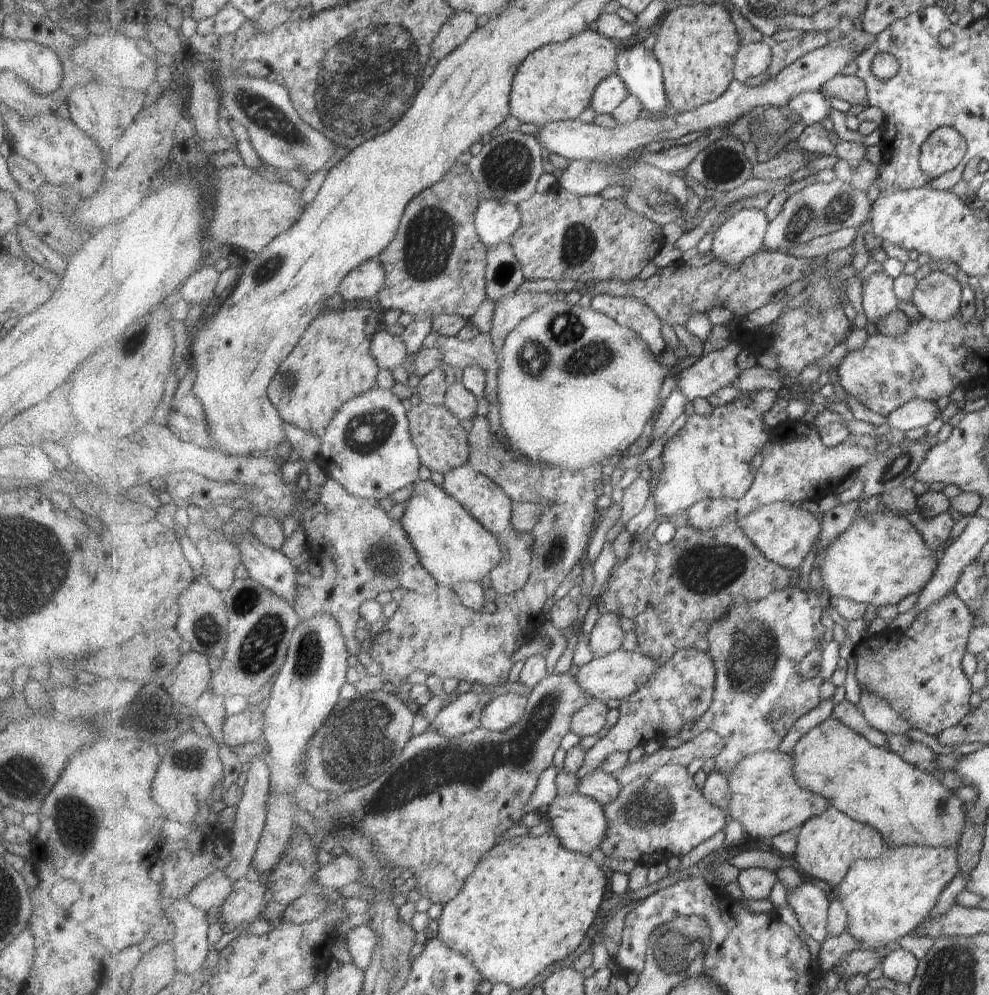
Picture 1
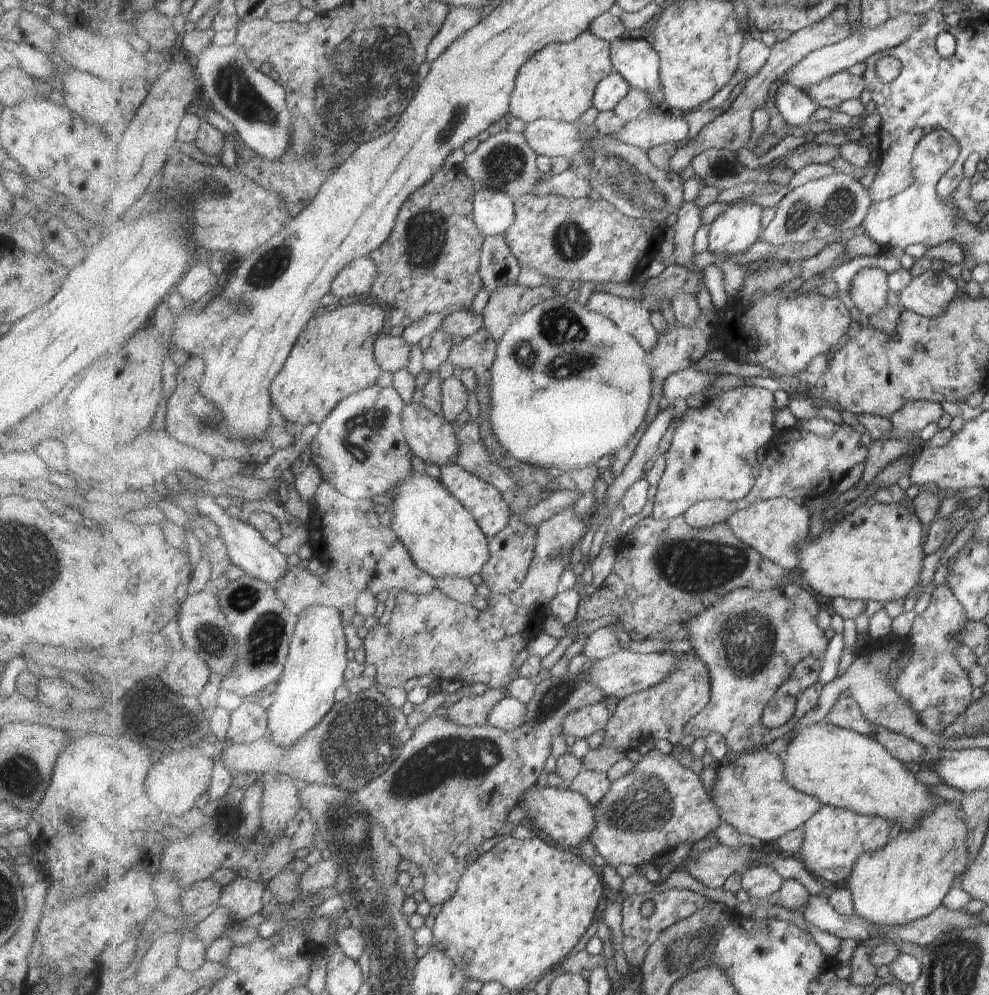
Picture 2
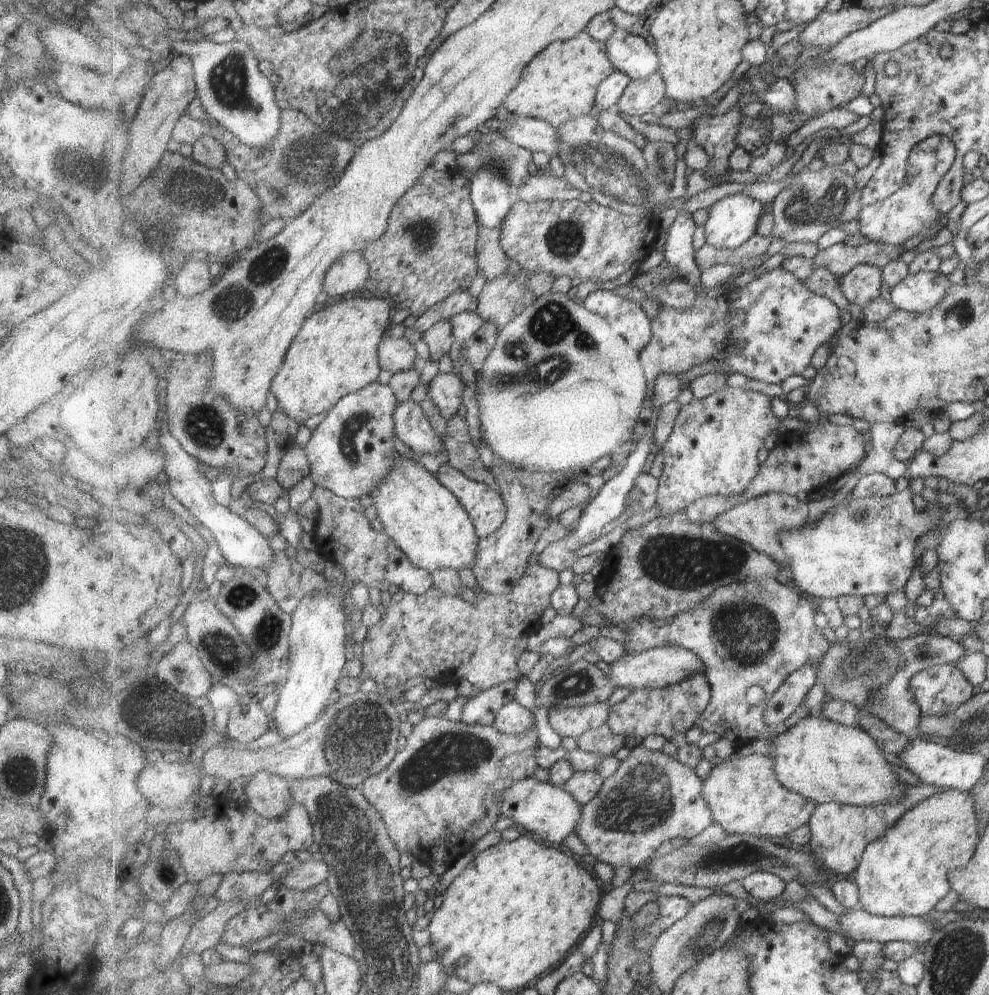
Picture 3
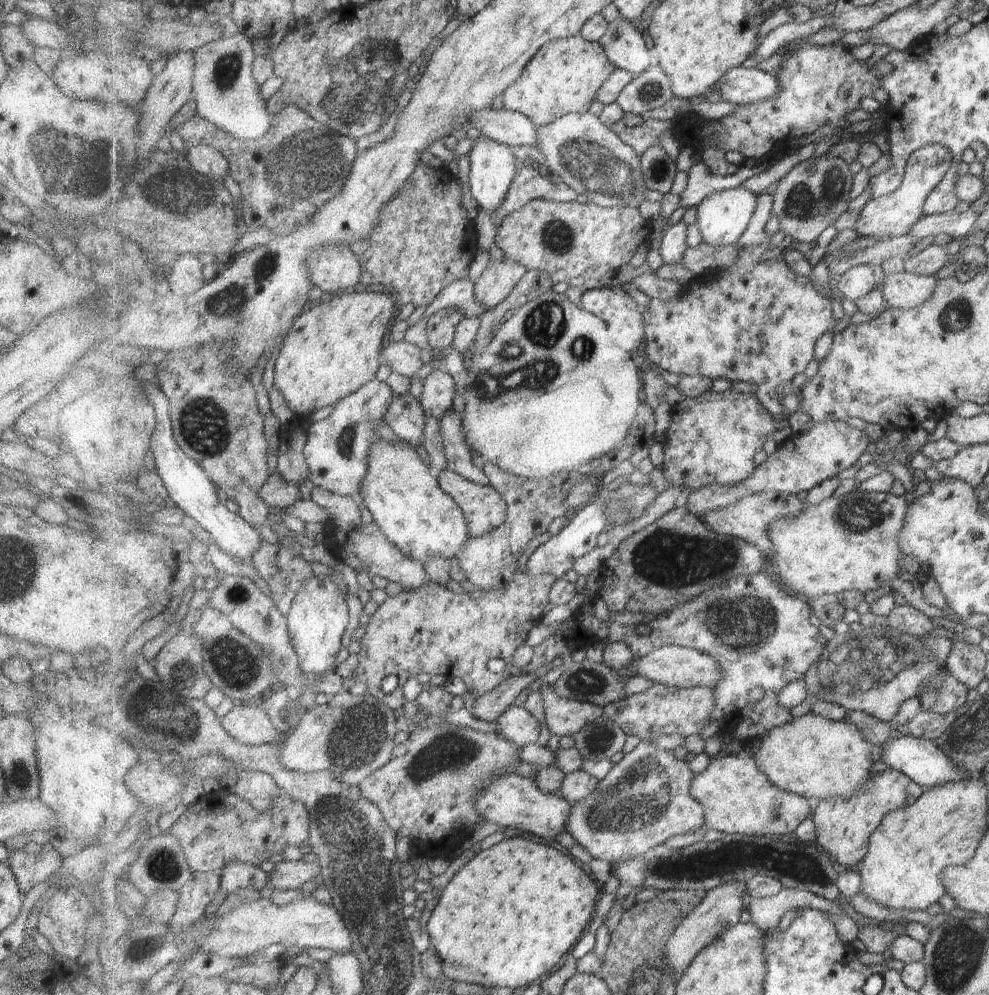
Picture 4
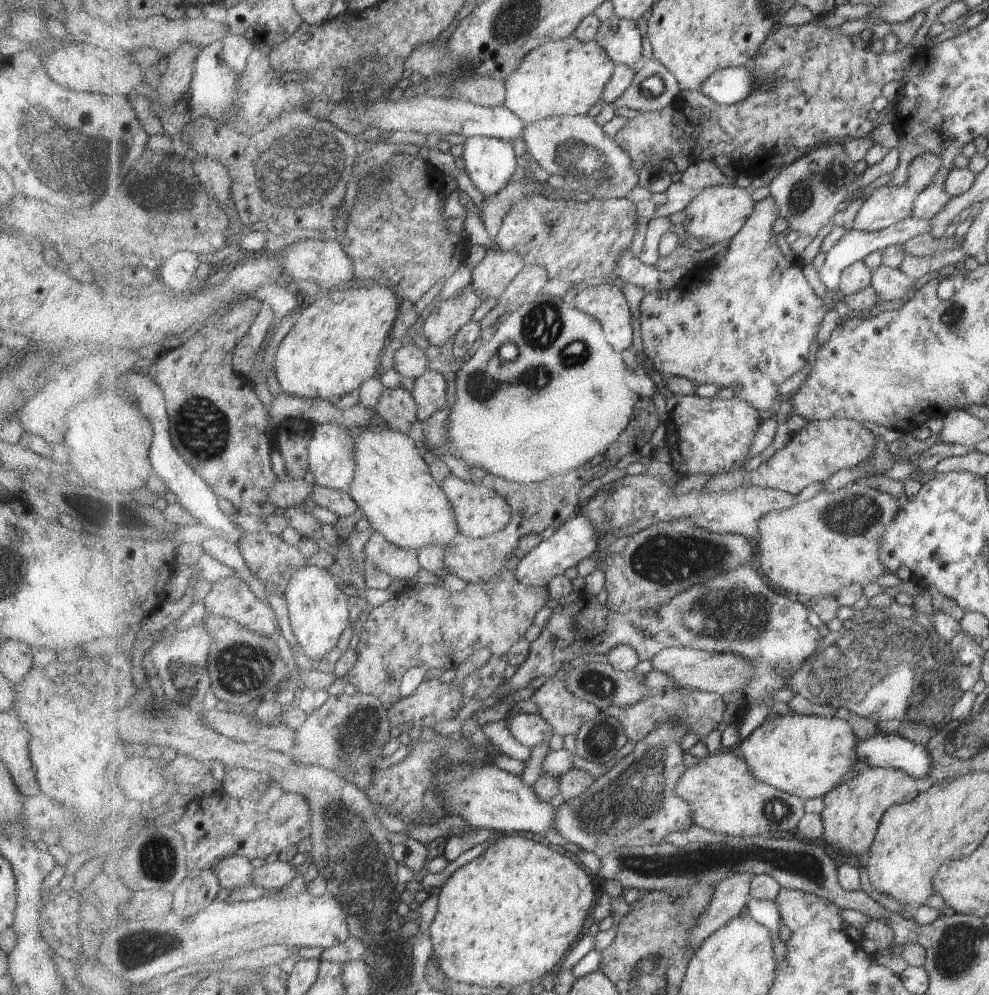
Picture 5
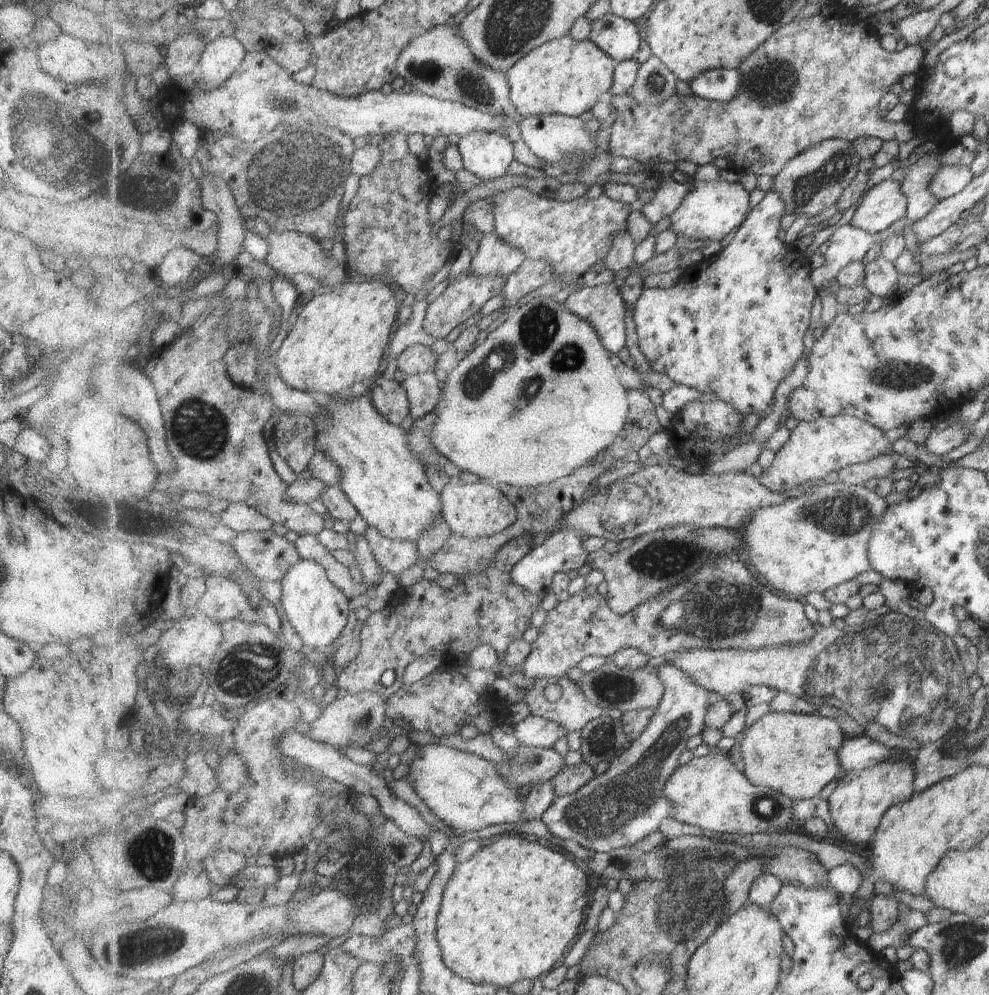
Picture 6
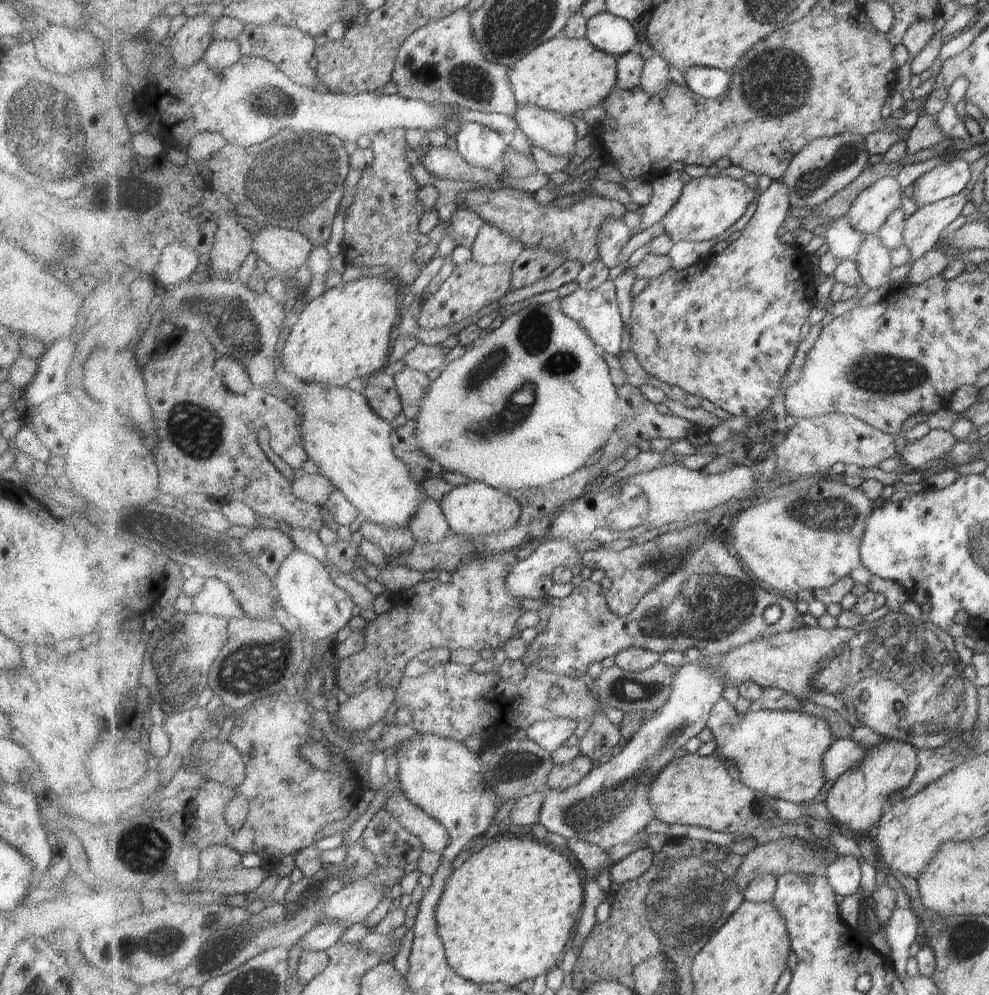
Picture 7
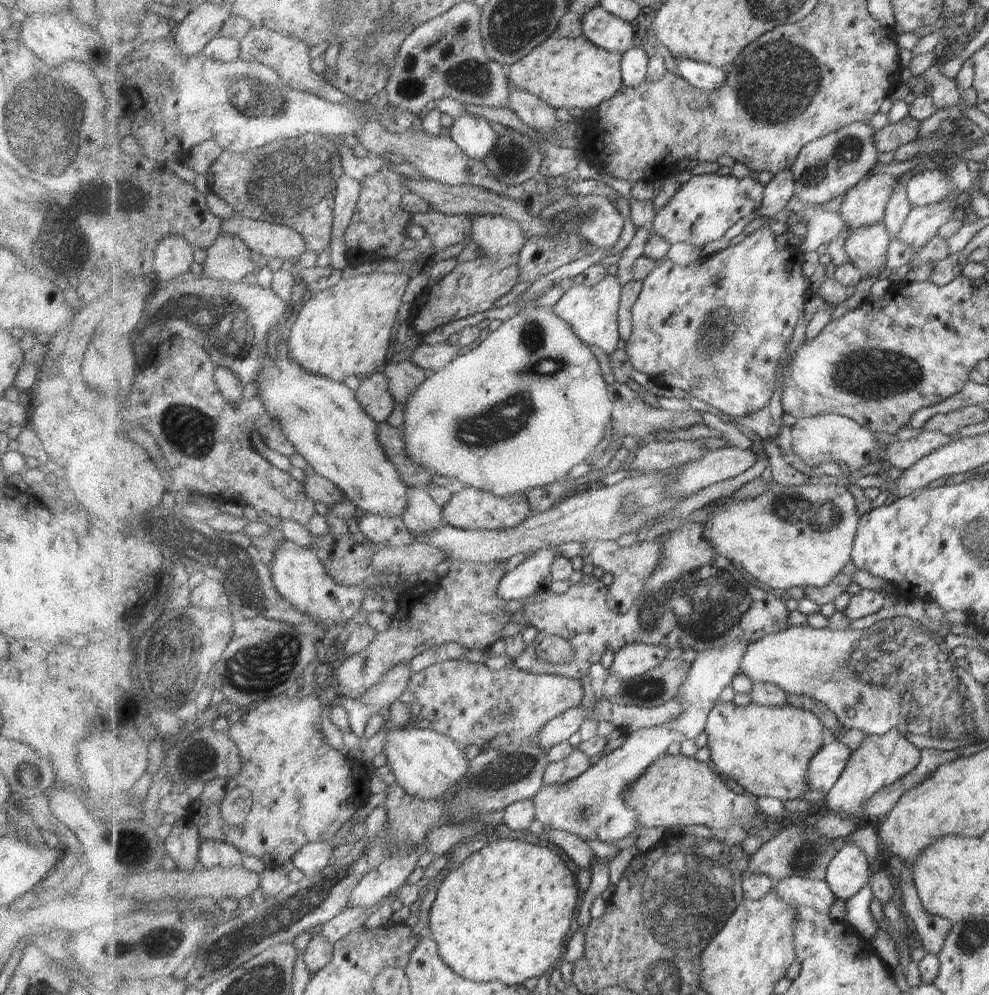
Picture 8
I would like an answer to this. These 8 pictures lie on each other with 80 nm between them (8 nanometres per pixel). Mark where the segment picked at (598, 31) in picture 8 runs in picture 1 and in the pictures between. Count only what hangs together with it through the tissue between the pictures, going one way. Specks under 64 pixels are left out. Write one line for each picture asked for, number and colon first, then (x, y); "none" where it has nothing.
1: (638, 66)
2: (637, 60)
3: (631, 54)
4: (625, 47)
5: (619, 37)
6: (618, 37)
7: (613, 34)

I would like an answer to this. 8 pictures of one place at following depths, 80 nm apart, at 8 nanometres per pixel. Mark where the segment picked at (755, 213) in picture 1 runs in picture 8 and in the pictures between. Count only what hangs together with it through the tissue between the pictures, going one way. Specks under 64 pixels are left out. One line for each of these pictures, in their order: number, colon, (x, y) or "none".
2: (735, 230)
3: (732, 221)
4: (722, 217)
5: (719, 213)
6: (714, 210)
7: (708, 206)
8: (704, 208)

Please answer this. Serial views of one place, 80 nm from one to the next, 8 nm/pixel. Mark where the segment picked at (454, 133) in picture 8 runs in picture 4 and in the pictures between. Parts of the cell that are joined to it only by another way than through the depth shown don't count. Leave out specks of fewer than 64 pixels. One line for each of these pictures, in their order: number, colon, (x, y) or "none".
4: (493, 167)
5: (490, 163)
6: (486, 155)
7: (479, 145)

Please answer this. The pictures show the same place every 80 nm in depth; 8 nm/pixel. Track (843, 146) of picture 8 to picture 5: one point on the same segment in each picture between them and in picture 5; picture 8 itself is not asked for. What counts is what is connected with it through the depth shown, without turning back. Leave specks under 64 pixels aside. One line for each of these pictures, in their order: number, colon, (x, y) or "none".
5: (809, 191)
6: (811, 183)
7: (829, 164)

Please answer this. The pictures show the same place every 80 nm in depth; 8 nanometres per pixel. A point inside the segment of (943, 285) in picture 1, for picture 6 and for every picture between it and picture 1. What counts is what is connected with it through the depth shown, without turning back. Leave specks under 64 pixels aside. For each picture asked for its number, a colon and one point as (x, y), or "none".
2: (927, 294)
3: (918, 292)
4: (904, 290)
5: (888, 282)
6: (881, 274)

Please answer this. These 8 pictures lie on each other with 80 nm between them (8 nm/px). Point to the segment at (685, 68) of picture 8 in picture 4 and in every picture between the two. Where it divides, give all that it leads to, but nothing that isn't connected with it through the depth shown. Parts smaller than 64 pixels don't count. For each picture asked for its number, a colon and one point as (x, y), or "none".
4: (742, 86)
5: (730, 86)
6: (722, 84)
7: (711, 82)

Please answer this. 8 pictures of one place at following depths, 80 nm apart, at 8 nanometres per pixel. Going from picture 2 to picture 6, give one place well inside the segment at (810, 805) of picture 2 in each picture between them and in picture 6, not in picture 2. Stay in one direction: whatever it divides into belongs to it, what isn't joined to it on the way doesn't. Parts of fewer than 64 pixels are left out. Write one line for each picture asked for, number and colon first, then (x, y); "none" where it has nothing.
3: (743, 792)
4: (738, 798)
5: (725, 796)
6: (709, 792)

